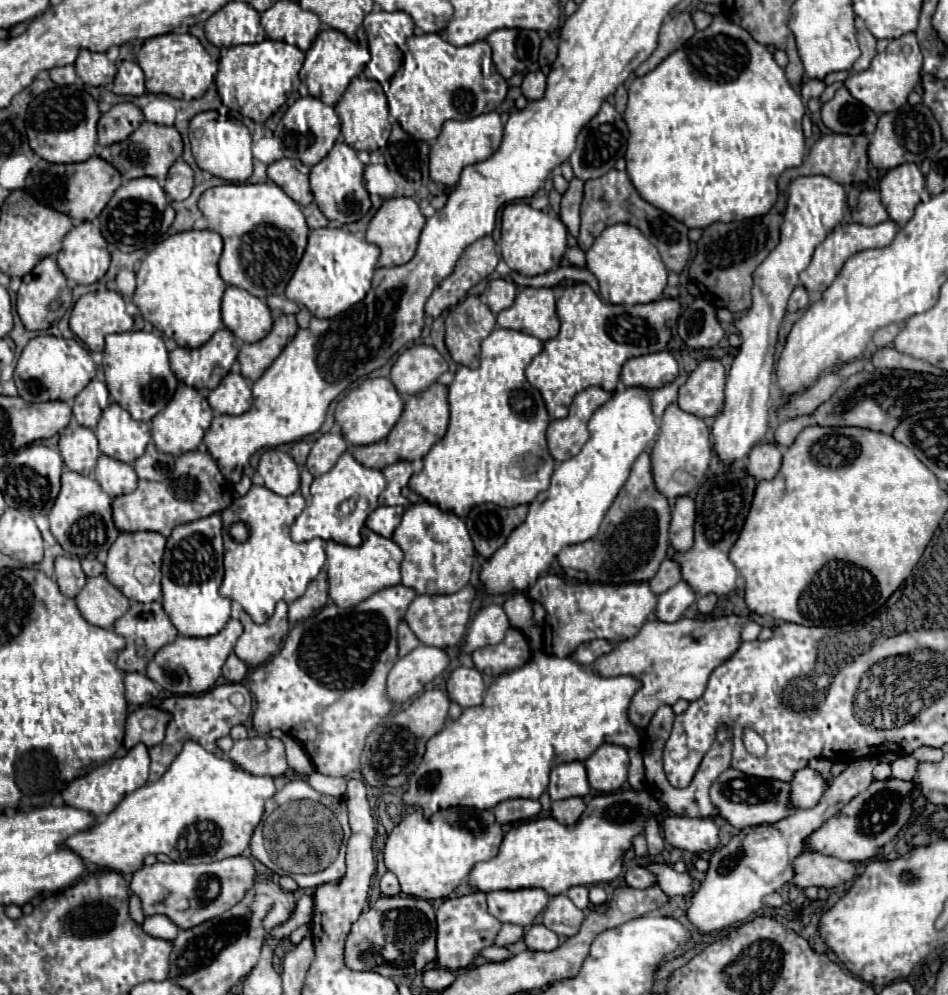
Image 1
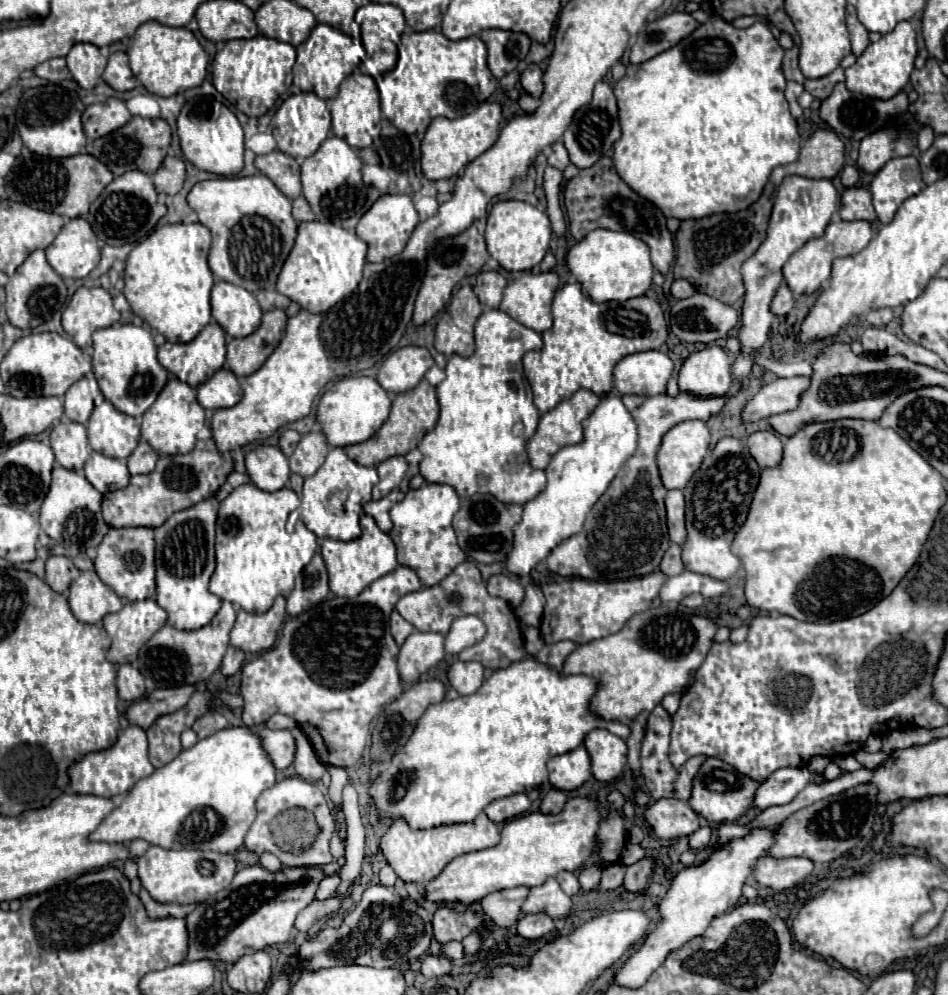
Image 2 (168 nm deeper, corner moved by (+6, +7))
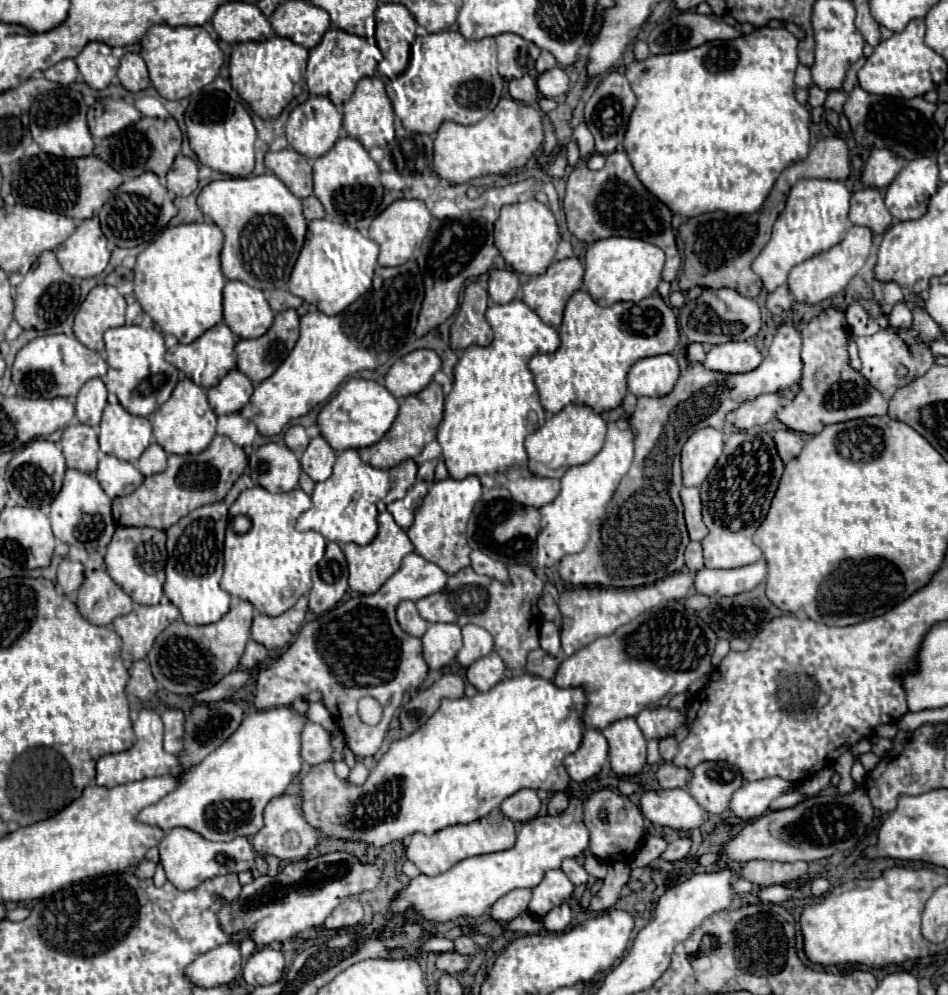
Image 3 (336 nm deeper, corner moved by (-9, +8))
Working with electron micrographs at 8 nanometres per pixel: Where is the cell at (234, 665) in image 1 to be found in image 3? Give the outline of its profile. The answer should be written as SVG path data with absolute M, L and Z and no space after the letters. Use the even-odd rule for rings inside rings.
M249 640L247 642L247 648L245 648L245 654L243 654L243 658L241 658L241 666L243 668L253 668L259 660L263 660L263 658L267 658L269 656L269 650L265 648L265 646L261 646L259 642L255 642L255 640Z

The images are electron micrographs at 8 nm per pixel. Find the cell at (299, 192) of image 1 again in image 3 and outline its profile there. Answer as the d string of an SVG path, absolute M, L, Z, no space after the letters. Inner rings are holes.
M293 148L265 154L265 166L271 170L297 198L307 198L313 194L311 164L305 156Z

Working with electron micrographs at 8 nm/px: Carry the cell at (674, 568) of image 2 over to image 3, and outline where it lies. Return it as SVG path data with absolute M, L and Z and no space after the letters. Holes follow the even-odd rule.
M689 542L685 550L685 566L689 572L697 572L703 568L703 548L701 542Z

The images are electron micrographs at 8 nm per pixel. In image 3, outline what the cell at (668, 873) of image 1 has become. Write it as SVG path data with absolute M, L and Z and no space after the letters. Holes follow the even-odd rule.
M653 834L645 836L641 848L637 850L637 854L635 854L635 858L631 860L629 866L631 866L631 868L643 868L643 866L647 866L651 860L659 858L659 856L665 852L665 848L667 848L667 840L665 840L663 836L653 836Z

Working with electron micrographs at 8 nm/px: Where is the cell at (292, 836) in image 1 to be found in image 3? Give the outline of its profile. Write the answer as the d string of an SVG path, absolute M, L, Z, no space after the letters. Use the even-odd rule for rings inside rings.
M301 794L273 798L265 810L265 826L251 838L251 844L259 854L273 854L279 860L301 860L307 856L319 844L319 832L307 826L301 816Z

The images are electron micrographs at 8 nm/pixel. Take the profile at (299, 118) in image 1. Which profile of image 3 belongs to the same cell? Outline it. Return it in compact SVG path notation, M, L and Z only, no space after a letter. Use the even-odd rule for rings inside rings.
M311 96L289 114L287 140L293 150L315 160L337 142L341 120L343 114L329 98Z

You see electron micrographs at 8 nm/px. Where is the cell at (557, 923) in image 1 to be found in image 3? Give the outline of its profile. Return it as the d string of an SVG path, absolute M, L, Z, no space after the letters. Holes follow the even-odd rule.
M549 870L541 884L537 884L533 890L531 902L529 902L529 912L543 918L553 906L559 902L567 902L573 894L573 884L571 880L563 874L563 870Z

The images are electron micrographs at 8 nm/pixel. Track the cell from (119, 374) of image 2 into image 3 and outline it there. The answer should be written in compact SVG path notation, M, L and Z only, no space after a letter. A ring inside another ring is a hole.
M125 296L125 300L127 300L125 326L111 328L105 332L105 352L107 352L109 370L103 376L103 382L105 382L107 390L117 396L119 404L127 412L131 412L135 416L149 416L171 396L171 392L177 384L177 368L167 362L165 354L169 348L173 348L175 344L181 344L181 342L171 334L163 334L161 328L143 312L139 302L133 296Z

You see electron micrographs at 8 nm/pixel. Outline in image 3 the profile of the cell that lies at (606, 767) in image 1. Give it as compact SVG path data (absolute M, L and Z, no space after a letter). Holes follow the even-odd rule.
M623 718L601 730L609 742L611 768L619 776L639 774L645 766L647 740L635 718Z

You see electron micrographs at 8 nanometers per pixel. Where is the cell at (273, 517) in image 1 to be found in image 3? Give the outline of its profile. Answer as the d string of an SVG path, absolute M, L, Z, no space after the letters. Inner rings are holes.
M261 486L243 490L239 494L239 498L235 500L235 504L229 508L229 526L227 526L225 550L223 550L225 572L221 578L221 588L235 598L251 602L255 606L255 610L265 614L265 616L279 616L285 610L289 610L301 596L309 594L311 570L323 558L325 544L327 544L327 540L319 532L297 532L295 530L297 518L309 508L311 508L311 498L301 488L295 488L291 492L279 492L279 494L271 494ZM237 514L245 514L251 518L251 530L249 532L235 534L231 520Z

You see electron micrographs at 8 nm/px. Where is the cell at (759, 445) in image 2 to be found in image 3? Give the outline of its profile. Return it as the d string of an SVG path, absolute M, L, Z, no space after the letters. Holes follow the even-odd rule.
M779 430L773 434L775 444L777 444L777 452L783 458L783 462L789 462L791 458L795 458L801 448L803 448L803 438L799 432L793 430Z

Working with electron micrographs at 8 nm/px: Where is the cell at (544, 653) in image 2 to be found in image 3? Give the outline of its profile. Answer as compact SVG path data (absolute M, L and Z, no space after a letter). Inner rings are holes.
M541 648L539 650L533 650L529 656L527 656L527 666L525 666L525 672L529 674L535 674L543 680L553 680L555 672L557 672L557 666L559 666L559 660L557 658L551 658L547 652L543 652Z

